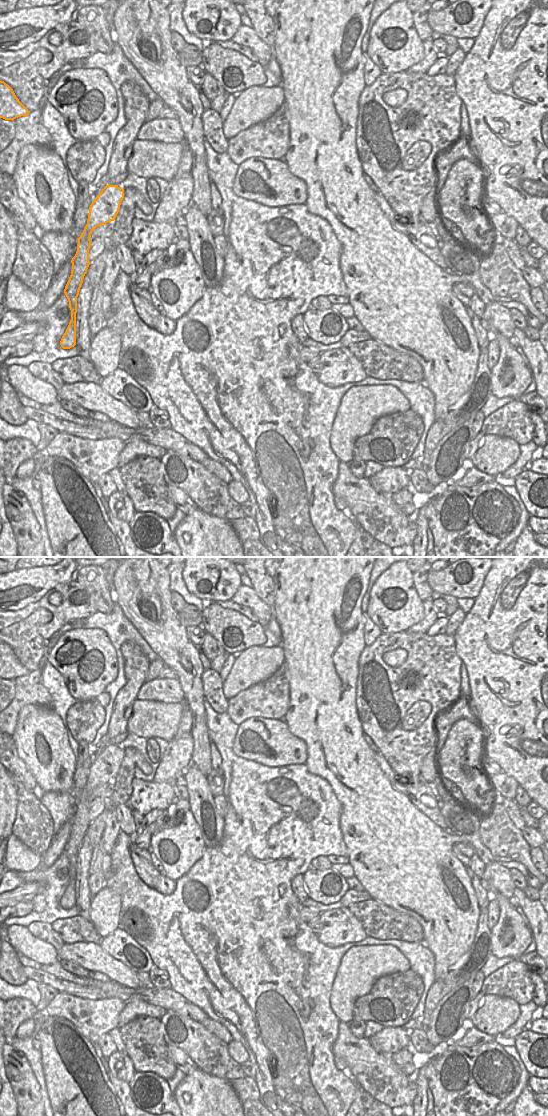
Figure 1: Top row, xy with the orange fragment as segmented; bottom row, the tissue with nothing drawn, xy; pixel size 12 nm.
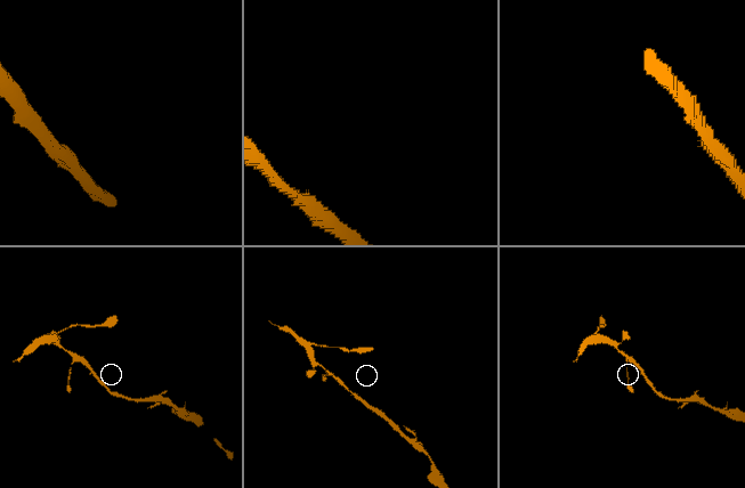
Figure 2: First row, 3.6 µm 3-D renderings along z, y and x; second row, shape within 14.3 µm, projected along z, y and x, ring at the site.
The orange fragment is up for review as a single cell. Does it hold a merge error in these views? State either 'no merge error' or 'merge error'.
no merge error

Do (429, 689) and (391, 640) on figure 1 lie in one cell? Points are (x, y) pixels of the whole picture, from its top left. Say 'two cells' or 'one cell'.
one cell

